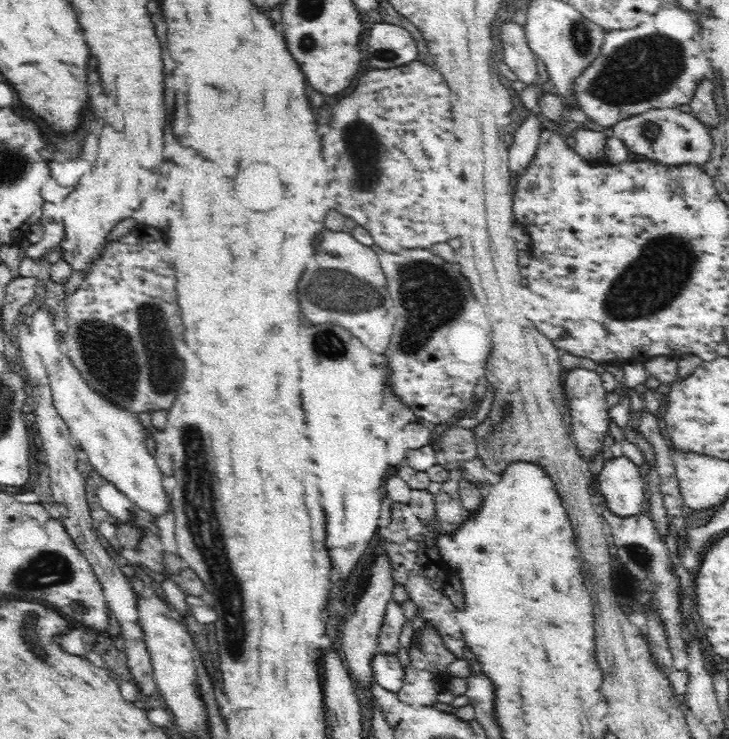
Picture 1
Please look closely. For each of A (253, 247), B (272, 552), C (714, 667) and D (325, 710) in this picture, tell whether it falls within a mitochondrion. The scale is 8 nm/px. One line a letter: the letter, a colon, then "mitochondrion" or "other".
A: other
B: other
C: other
D: other

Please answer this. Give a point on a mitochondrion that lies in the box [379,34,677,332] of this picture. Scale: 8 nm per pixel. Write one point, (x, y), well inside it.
(650, 129)

